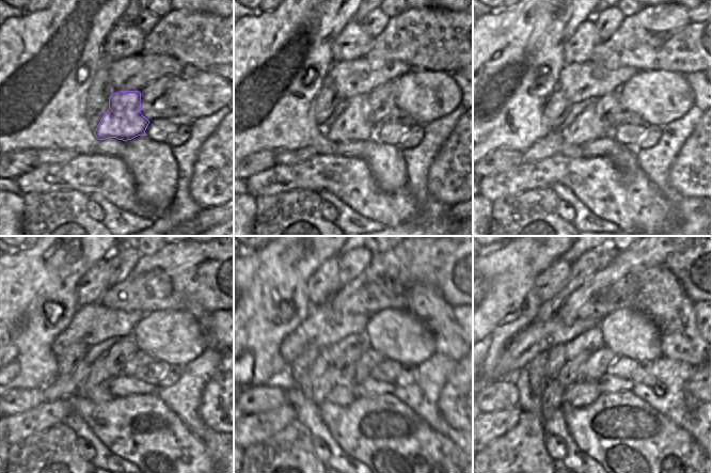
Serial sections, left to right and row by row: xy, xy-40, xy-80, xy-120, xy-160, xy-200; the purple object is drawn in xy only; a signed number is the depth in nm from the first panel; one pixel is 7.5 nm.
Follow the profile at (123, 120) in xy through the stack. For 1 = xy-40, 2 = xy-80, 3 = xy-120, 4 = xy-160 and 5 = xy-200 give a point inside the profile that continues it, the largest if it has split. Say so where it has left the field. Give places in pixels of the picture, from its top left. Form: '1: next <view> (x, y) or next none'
1: next xy-40 (353, 124)
2: next xy-80 (586, 127)
3: next xy-120 (98, 374)
4: next xy-160 (318, 390)
5: next xy-200 (552, 398)

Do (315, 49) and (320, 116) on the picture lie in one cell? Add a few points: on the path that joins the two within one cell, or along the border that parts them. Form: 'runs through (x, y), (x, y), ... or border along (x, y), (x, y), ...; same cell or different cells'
border along (328, 75), (312, 103), (313, 117); different cells

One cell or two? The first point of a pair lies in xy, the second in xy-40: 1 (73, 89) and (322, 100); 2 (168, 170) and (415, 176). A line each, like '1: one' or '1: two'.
1: two
2: two

